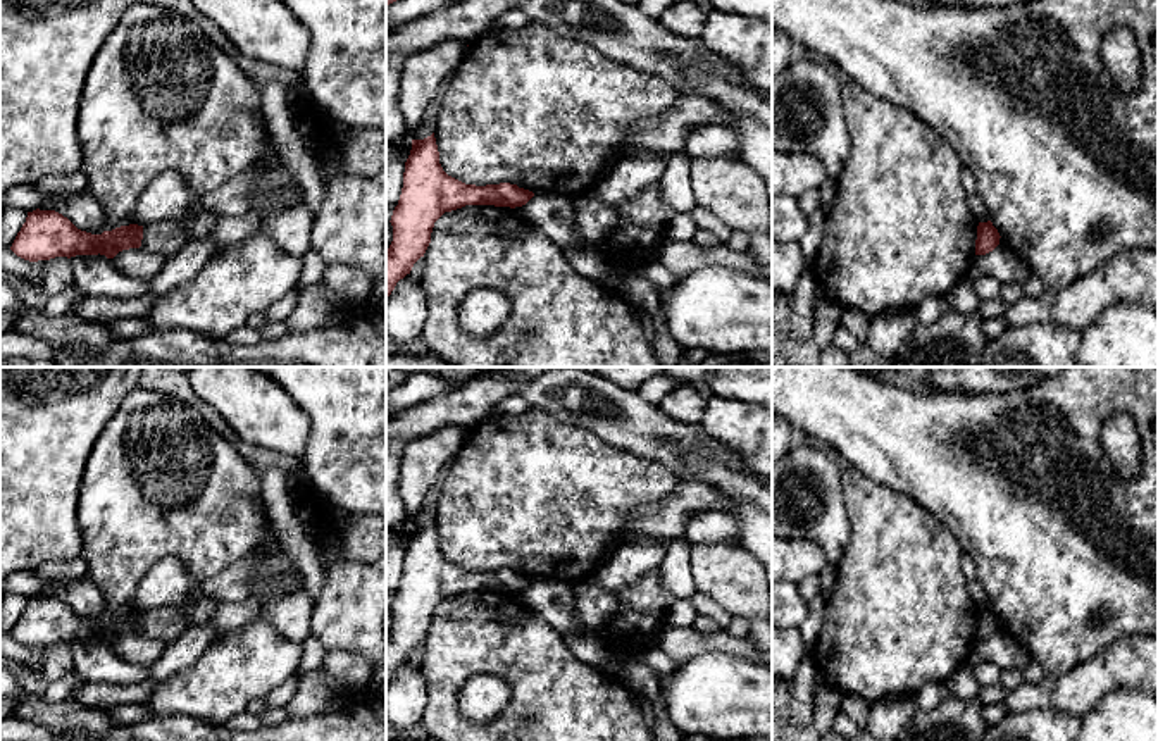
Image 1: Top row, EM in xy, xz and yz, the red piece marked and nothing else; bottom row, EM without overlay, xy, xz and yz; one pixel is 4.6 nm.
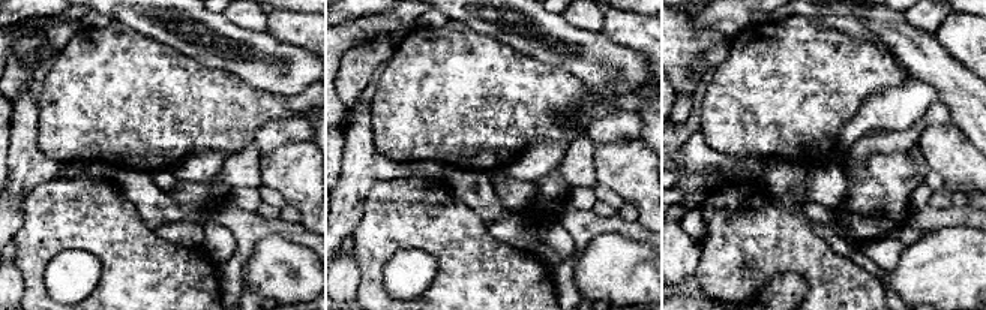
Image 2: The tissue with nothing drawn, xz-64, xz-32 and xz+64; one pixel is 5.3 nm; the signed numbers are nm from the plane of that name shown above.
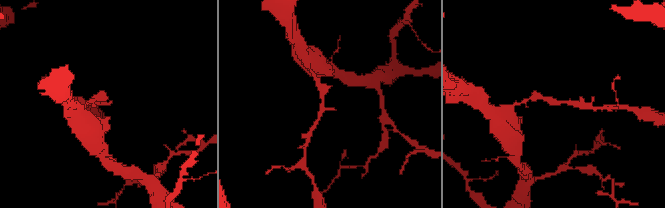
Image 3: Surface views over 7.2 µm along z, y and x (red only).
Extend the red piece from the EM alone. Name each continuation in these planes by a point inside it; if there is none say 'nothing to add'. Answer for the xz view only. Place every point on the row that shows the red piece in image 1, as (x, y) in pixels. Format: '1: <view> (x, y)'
nothing to add

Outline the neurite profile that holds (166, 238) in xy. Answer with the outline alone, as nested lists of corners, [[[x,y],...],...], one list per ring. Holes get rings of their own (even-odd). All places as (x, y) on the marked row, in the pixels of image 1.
[[[169,219],[143,227],[141,248],[157,255],[171,257],[190,240],[186,222]]]

